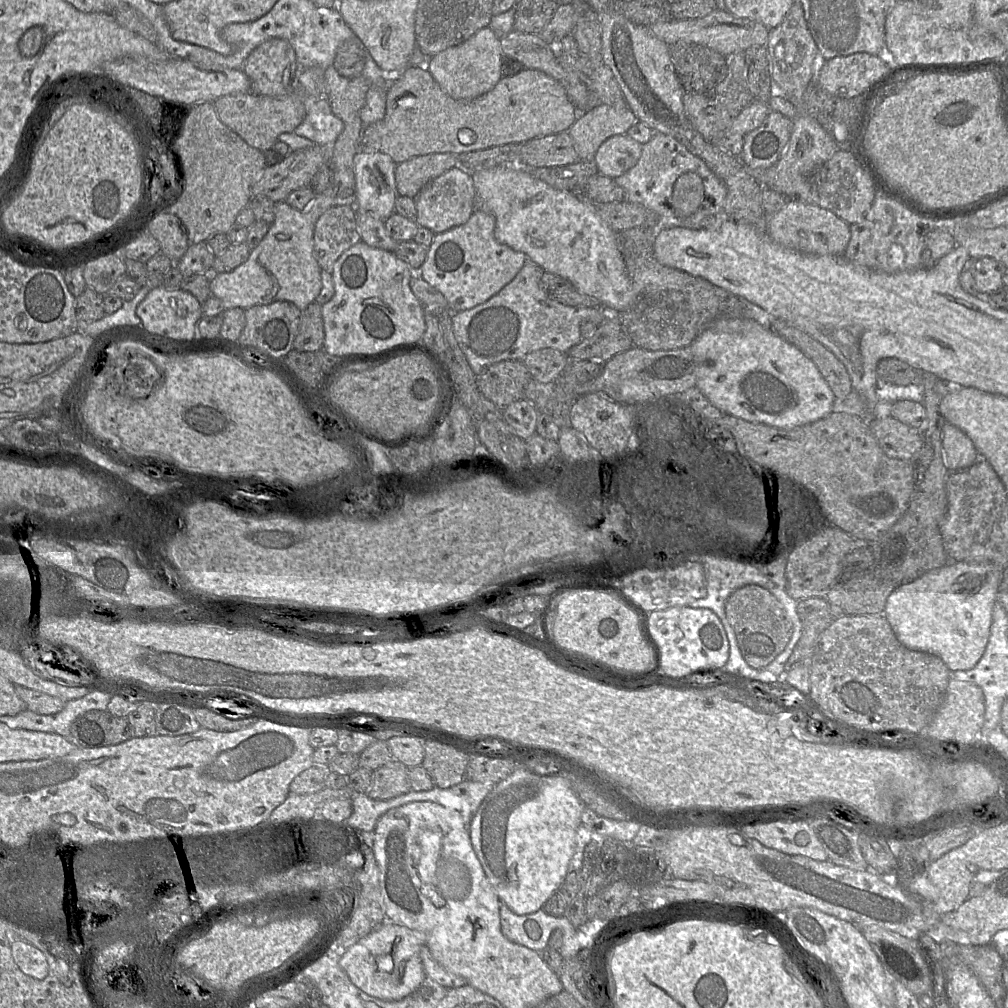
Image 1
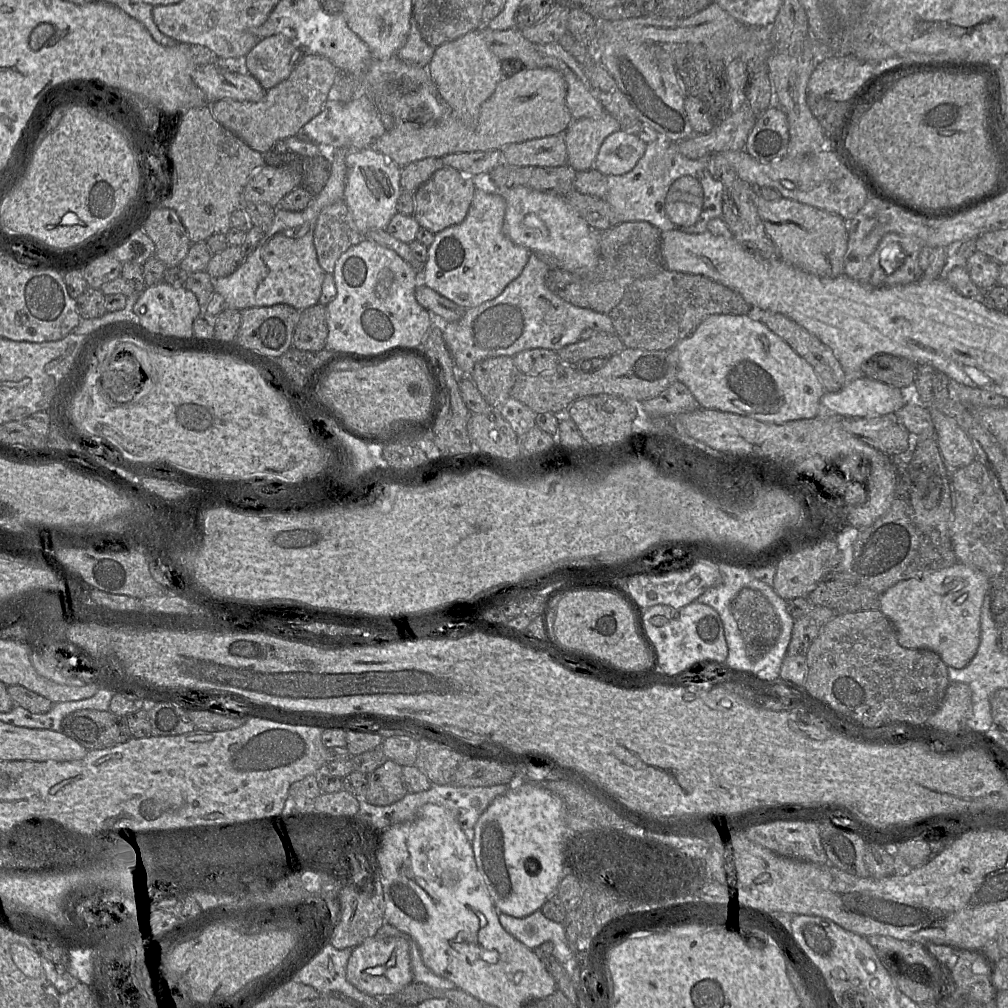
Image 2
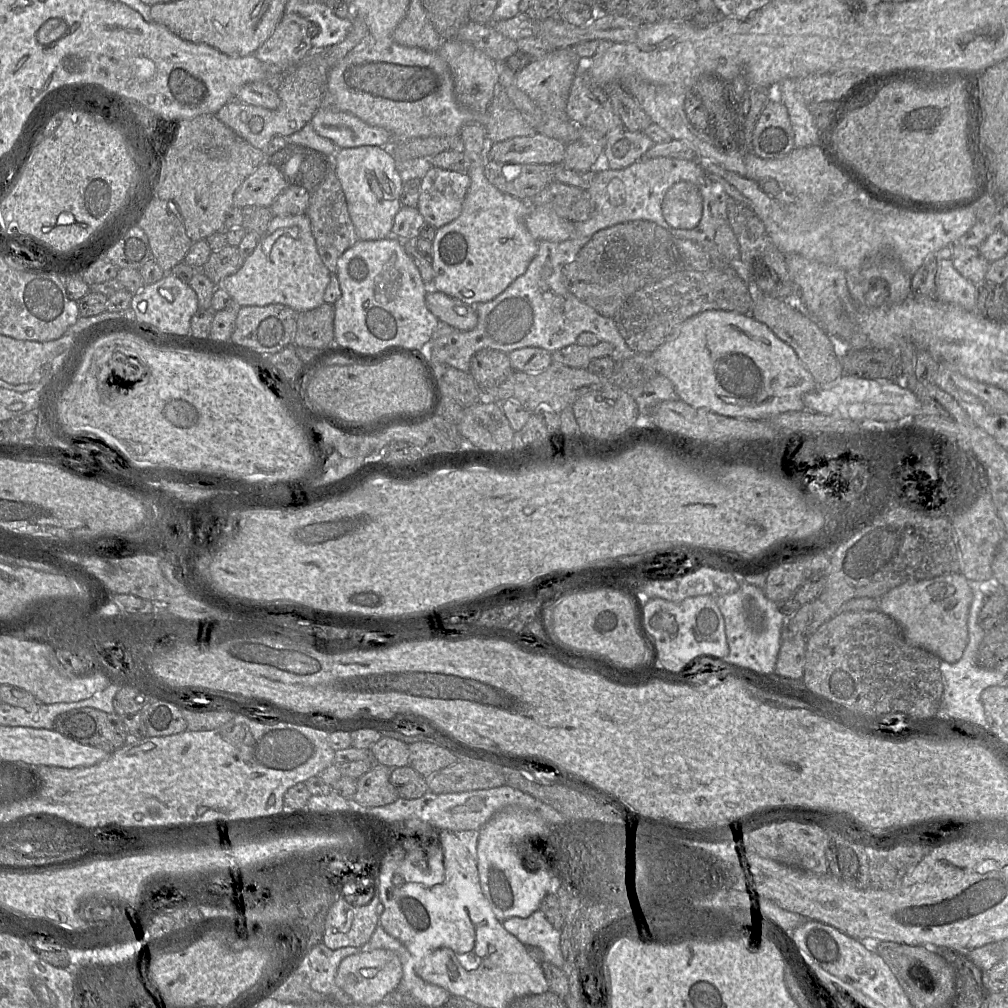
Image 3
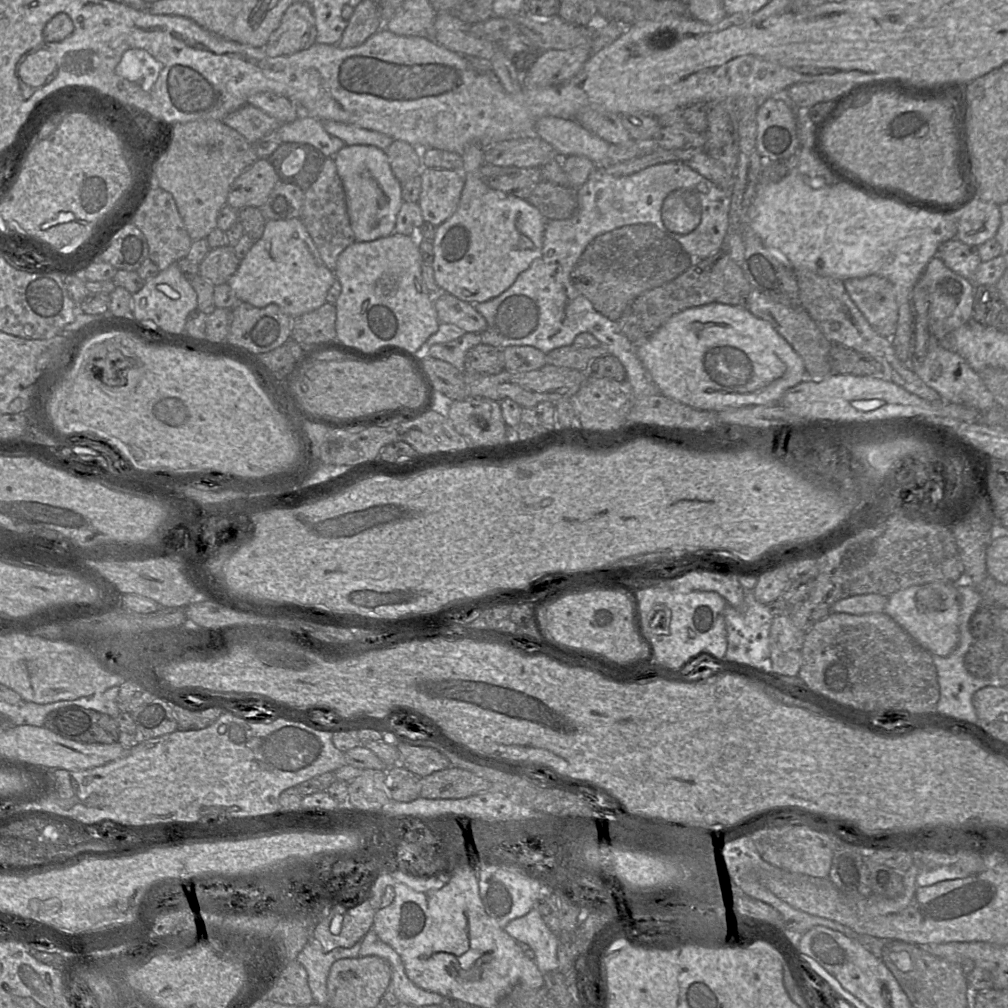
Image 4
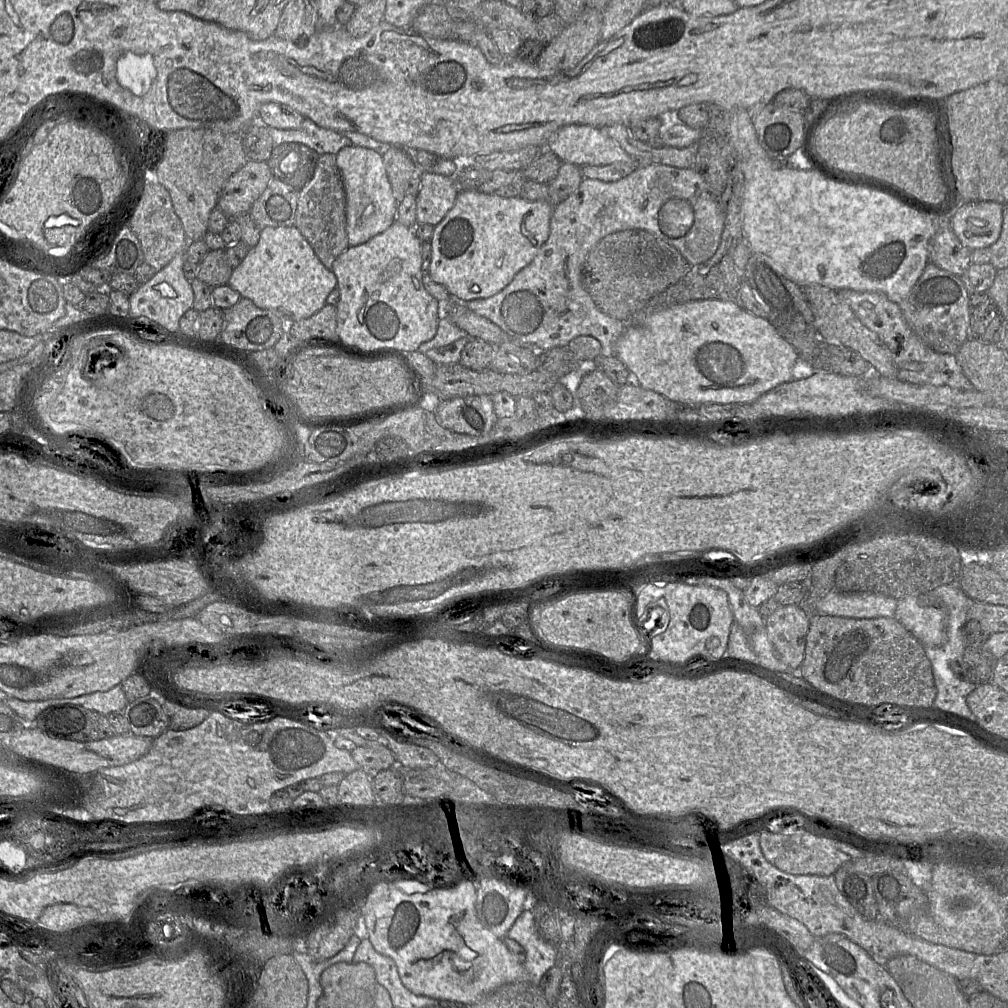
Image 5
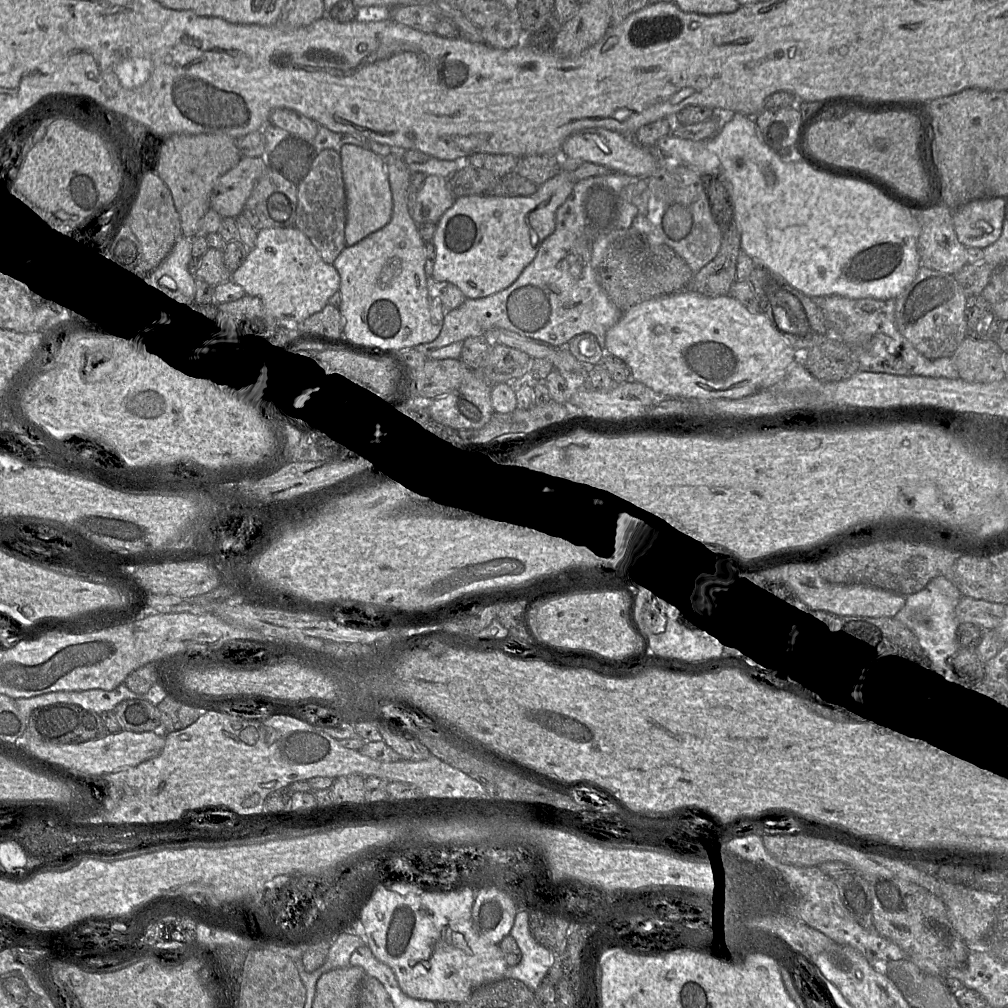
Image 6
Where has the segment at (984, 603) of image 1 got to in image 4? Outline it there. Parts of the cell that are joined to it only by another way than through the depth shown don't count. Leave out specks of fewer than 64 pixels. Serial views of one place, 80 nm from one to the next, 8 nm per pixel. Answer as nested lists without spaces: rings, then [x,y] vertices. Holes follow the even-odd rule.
[[[937,581],[901,589],[888,597],[883,613],[889,615],[932,655],[946,657],[959,644],[960,596],[955,583]]]

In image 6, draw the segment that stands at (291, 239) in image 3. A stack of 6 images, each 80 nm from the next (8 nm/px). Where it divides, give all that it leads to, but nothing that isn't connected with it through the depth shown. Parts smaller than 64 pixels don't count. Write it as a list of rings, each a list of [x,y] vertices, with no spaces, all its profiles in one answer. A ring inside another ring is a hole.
[[[295,226],[259,230],[254,249],[249,252],[243,264],[237,270],[232,272],[231,280],[240,285],[244,289],[246,295],[259,298],[267,313],[274,317],[281,325],[296,325],[313,314],[320,312],[328,304],[329,298],[340,289],[340,276],[334,265],[324,262],[320,253],[311,243],[309,238]]]

